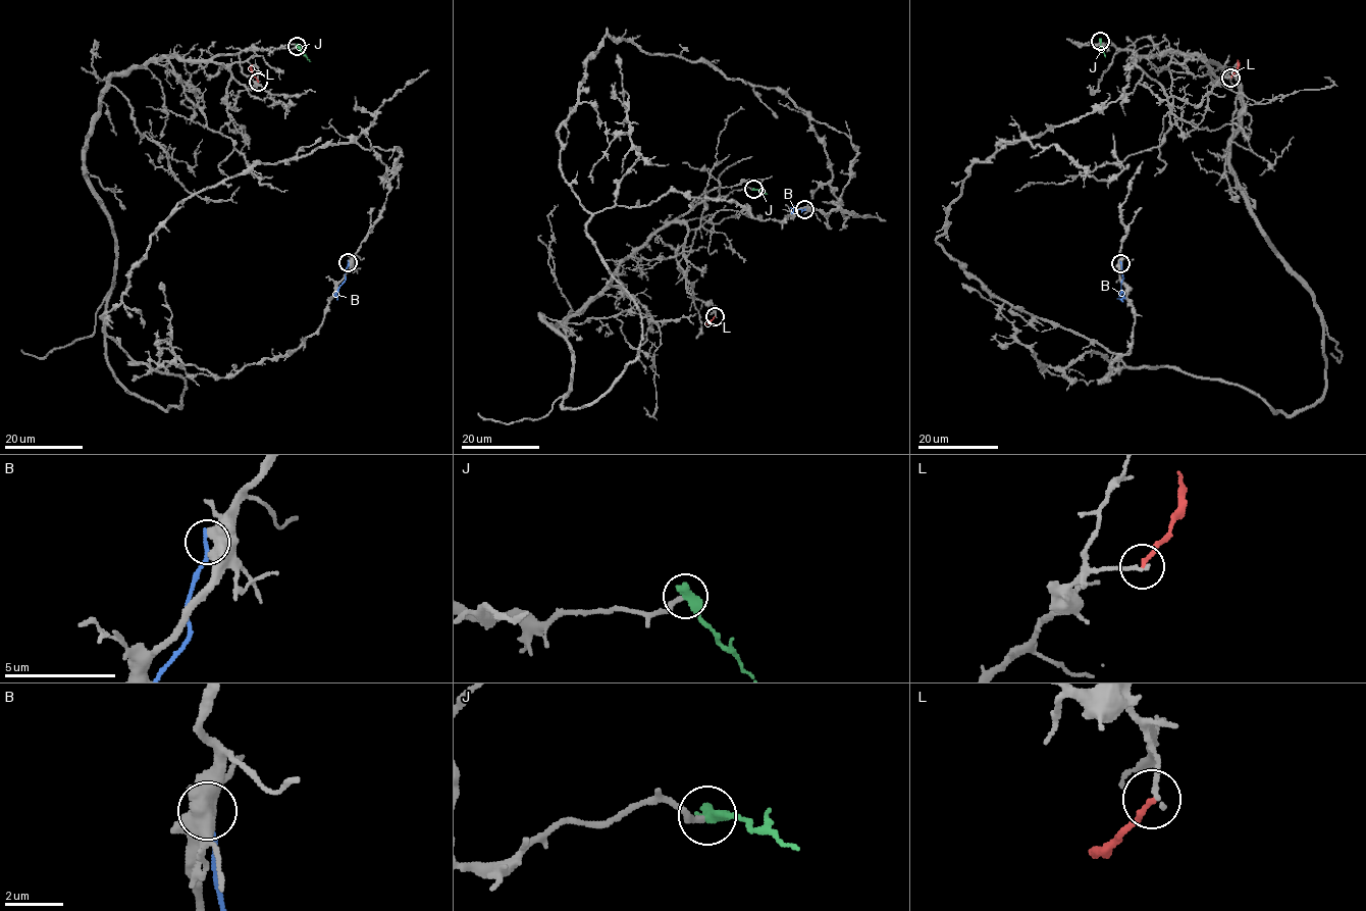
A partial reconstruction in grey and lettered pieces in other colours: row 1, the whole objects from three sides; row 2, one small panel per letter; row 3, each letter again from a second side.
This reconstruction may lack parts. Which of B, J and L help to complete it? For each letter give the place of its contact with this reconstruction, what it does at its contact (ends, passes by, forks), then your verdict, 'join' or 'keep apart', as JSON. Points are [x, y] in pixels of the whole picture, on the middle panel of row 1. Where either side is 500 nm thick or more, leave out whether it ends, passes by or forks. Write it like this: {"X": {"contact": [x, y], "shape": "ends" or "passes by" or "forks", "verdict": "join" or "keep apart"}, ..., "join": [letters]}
{"B": {"contact": [804, 209], "verdict": "keep apart"}, "J": {"contact": [753, 189], "verdict": "keep apart"}, "L": {"contact": [715, 316], "shape": "ends", "verdict": "keep apart"}, "join": []}

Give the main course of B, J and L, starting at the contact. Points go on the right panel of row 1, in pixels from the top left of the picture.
B: (1121, 264), (1124, 295), (1117, 298)
J: (1100, 41), (1105, 56)
L: (1231, 77), (1238, 59)

